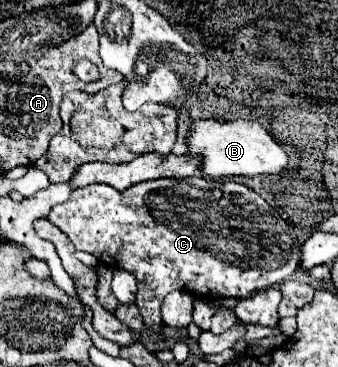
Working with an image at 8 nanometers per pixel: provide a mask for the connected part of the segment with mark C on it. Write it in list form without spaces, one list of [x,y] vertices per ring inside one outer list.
[[[203,175],[143,181],[125,191],[117,191],[109,185],[87,185],[75,189],[65,203],[55,205],[47,219],[71,239],[77,251],[91,253],[99,257],[99,263],[111,265],[113,269],[123,267],[137,277],[135,305],[141,311],[145,329],[157,343],[163,341],[161,303],[167,293],[187,291],[211,301],[219,297],[249,297],[259,289],[269,289],[271,285],[287,281],[299,267],[303,243],[299,229],[285,221],[261,195],[243,183],[231,179],[207,181]]]

